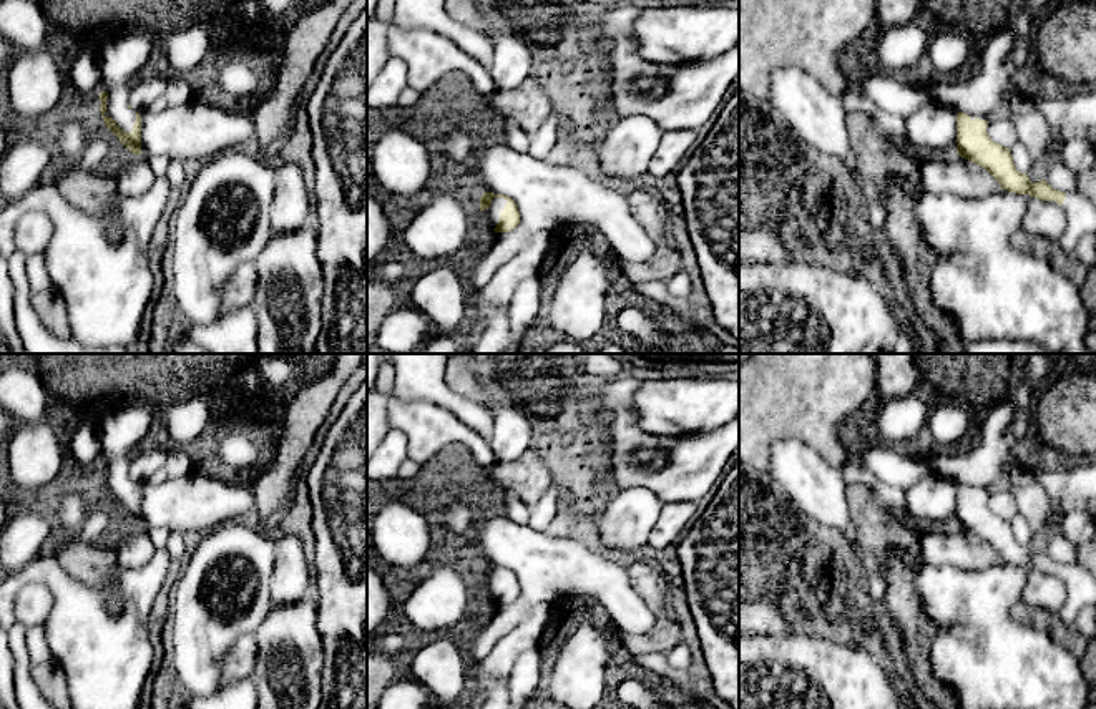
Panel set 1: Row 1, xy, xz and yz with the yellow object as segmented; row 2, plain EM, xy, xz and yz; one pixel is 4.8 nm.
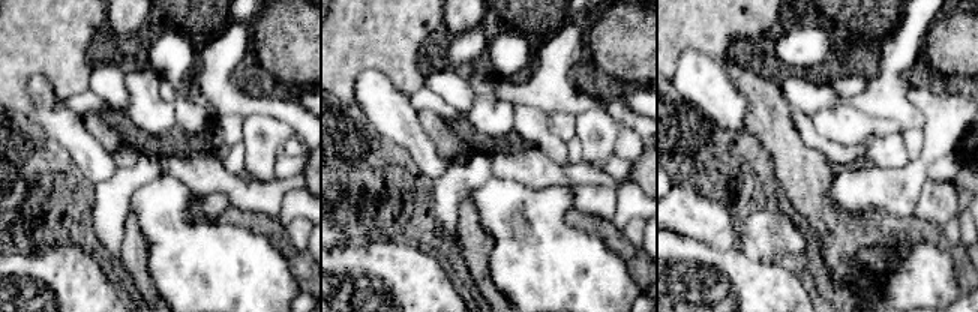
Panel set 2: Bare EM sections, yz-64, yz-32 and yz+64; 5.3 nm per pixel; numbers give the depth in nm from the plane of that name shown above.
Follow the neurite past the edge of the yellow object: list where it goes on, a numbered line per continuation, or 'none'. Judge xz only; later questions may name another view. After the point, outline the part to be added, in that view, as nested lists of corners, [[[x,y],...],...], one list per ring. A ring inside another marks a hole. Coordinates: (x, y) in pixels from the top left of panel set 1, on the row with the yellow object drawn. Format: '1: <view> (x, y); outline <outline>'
1: xz (492, 215); outline [[[493,198],[488,209],[483,213],[483,221],[490,226],[490,229],[495,229],[500,221],[500,213],[503,211],[506,201],[503,198]]]

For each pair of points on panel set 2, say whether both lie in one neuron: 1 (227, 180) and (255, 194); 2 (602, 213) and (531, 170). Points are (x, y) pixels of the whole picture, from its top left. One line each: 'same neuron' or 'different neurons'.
1: same neuron
2: same neuron

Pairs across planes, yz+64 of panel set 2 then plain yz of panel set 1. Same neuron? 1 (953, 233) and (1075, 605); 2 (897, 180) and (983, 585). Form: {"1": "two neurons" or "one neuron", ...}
{"1": "one neuron", "2": "one neuron"}

